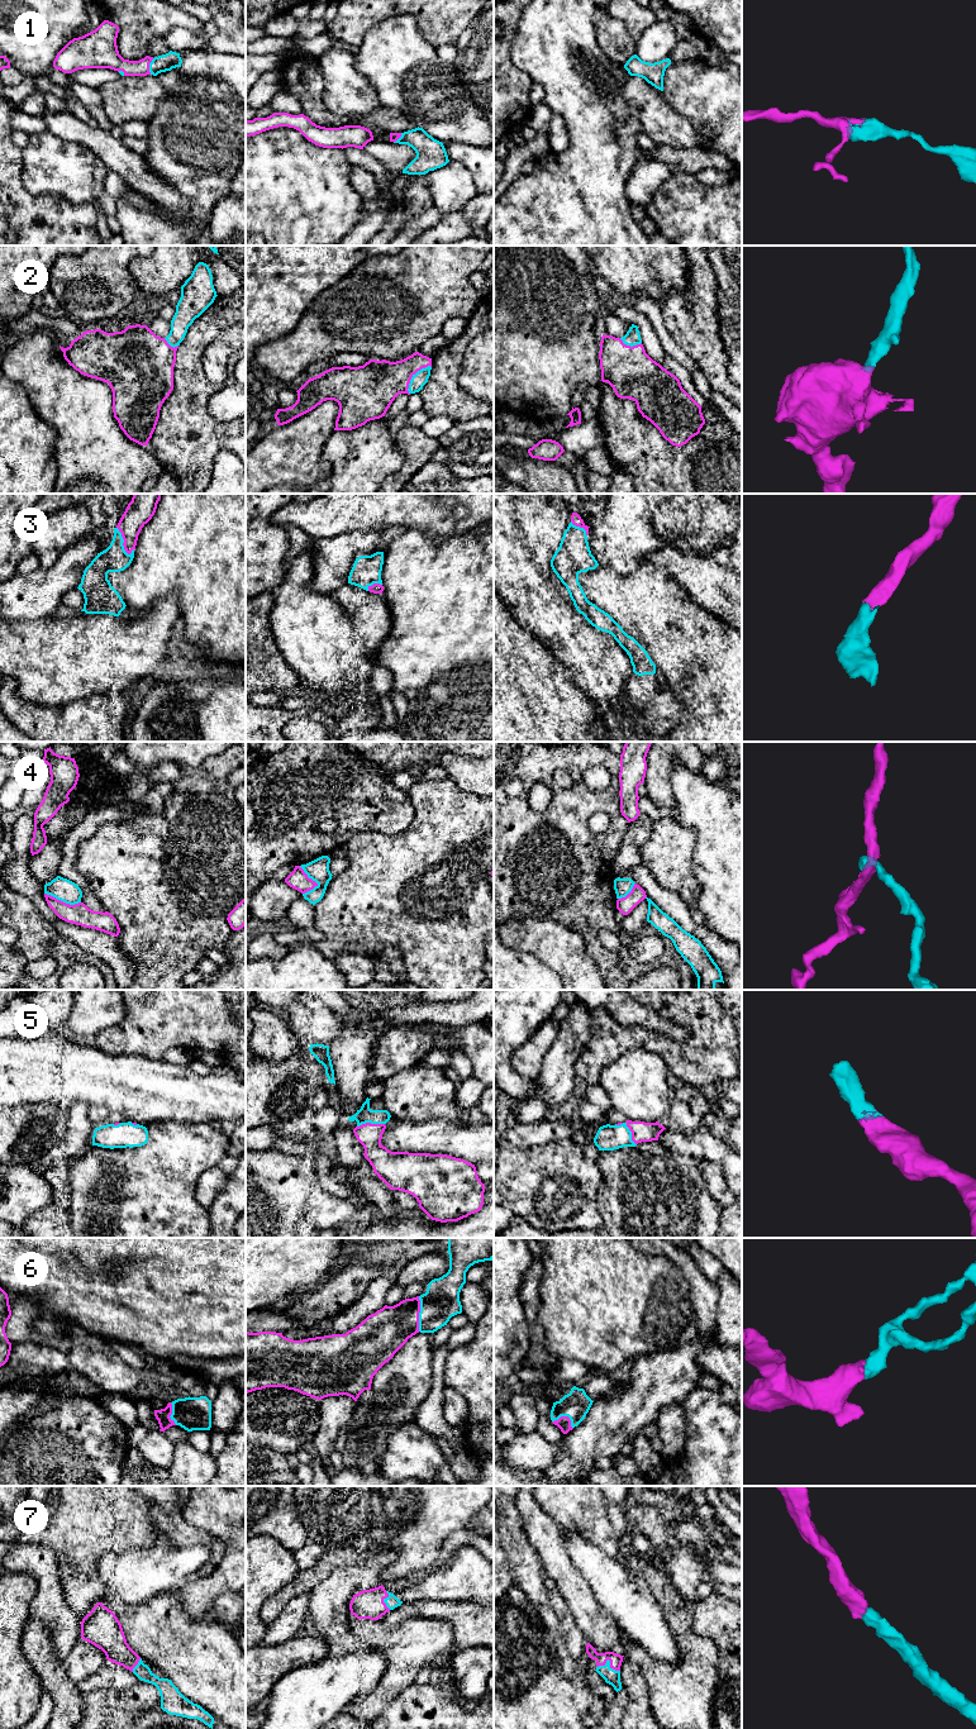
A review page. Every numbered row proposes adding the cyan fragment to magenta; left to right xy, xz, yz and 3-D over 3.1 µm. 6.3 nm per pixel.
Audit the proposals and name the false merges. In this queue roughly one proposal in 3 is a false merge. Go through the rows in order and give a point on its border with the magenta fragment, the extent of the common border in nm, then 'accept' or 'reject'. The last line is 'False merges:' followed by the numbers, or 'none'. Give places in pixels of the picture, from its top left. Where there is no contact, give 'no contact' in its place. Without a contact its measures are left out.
1: meets magenta in xy at (148, 66); contact 110 nm long; accept
2: meets magenta in xz at (412, 376); contact 240 nm long; accept
3: meets magenta in xy at (124, 541); contact 200 nm long; accept
4: meets magenta in xz at (314, 881); contact 190 nm long; reject
5: meets magenta in xz at (370, 1123); contact 180 nm long; accept
6: meets magenta in xz at (418, 1314); contact 220 nm long; accept
7: meets magenta in yz at (610, 1662); contact 160 nm long; accept
False merges: 4

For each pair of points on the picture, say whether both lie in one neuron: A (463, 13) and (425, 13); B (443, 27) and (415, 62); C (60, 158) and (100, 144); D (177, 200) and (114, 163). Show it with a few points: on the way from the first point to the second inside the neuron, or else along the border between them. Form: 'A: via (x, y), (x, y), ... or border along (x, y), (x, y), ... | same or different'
A: via (455, 13), (434, 13) | same
B: border along (415, 17), (417, 25), (423, 37), (436, 48) | different
C: border along (61, 138), (75, 141), (87, 147), (98, 157) | different
D: via (162, 194), (146, 184), (129, 167) | same

